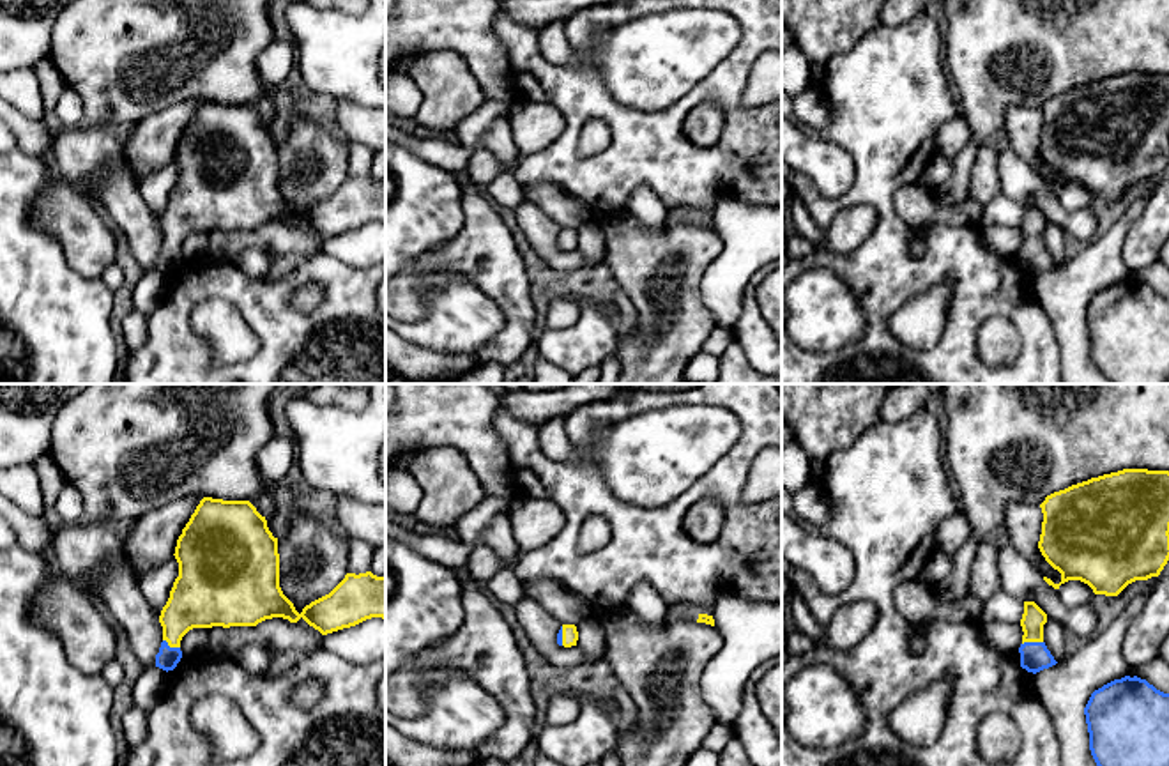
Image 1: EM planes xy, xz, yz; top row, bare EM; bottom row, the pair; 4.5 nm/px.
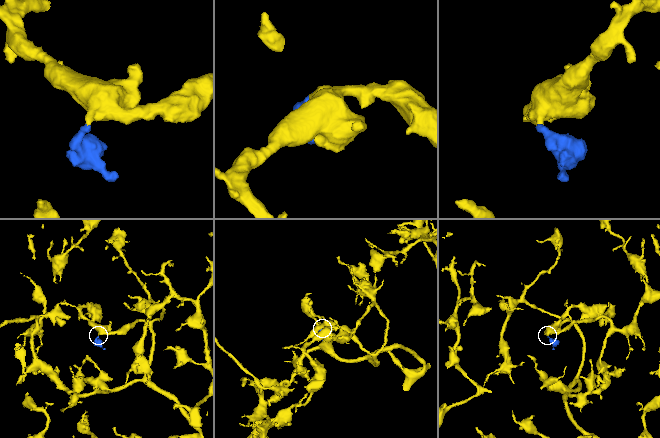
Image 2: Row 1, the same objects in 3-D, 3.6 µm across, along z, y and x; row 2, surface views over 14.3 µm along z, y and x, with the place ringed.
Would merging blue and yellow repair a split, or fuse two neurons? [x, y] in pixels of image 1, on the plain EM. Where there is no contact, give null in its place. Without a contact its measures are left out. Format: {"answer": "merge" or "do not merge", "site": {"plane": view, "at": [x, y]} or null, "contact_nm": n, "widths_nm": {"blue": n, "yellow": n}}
{"answer": "merge", "site": {"plane": "yz", "at": [1031, 246]}, "contact_nm": 100, "widths_nm": {"blue": 140, "yellow": 110}}

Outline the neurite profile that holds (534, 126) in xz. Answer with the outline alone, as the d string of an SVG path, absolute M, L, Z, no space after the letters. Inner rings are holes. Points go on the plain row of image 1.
M520 96L511 101L508 120L522 156L532 156L550 147L566 127L566 120L557 108Z

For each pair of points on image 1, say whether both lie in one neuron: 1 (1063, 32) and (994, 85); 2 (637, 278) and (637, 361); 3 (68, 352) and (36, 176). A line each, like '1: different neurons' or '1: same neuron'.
1: same neuron
2: same neuron
3: same neuron

